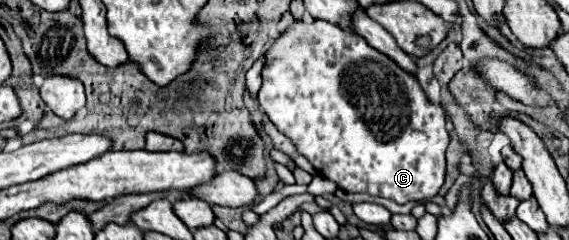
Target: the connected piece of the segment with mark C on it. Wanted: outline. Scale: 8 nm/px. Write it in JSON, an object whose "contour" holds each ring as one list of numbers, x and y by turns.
{"contour":[[322,19,294,21,270,43,264,57,260,107,322,177,334,181,342,191,368,193,396,203,428,201,440,191,446,175,444,151,450,143,450,117,442,105,434,105,426,97,412,73,370,47,360,35]]}

